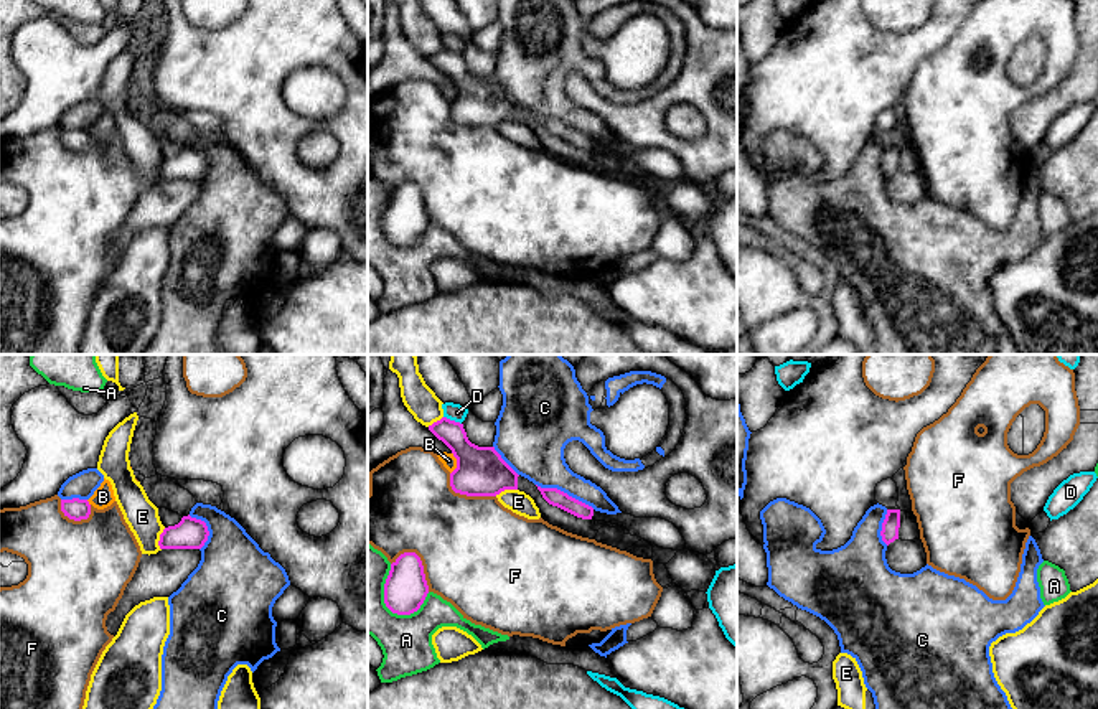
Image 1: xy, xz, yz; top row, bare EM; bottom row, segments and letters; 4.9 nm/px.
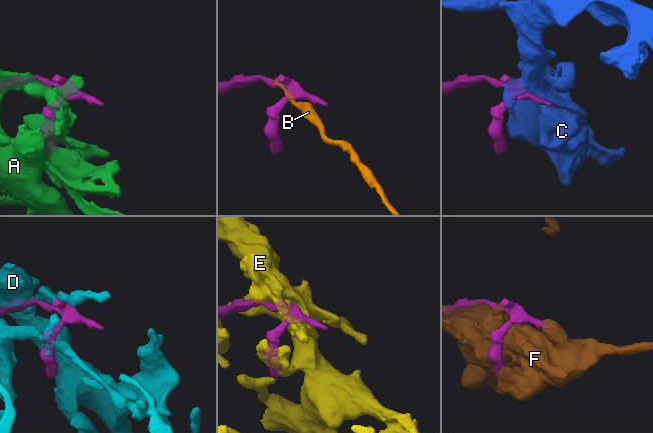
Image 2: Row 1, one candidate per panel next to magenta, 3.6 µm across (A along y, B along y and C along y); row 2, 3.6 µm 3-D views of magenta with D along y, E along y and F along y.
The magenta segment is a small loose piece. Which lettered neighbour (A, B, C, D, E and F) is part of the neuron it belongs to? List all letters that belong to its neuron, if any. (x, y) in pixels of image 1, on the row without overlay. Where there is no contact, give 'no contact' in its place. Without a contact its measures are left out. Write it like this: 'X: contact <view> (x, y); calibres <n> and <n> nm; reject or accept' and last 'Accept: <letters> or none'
A: contact xz (384, 228); calibres 200 and 260 nm; reject
B: contact xz (457, 94); calibres 240 and 70 nm; reject
C: contact xz (566, 124); calibres 90 and 280 nm; reject
D: contact xz (452, 51); calibres 190 and 90 nm; reject
E: contact xy (160, 170); calibres 160 and 160 nm; reject
F: contact xz (422, 197); calibres 200 and 500 nm; reject
Accept: none

